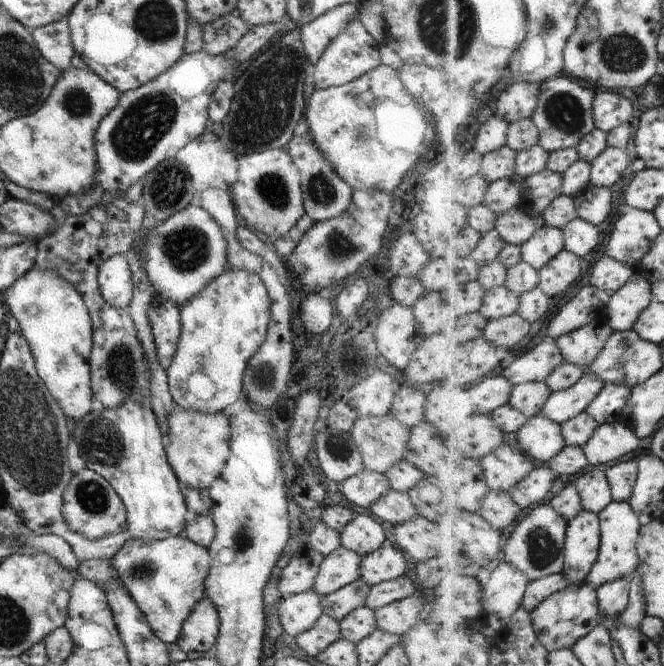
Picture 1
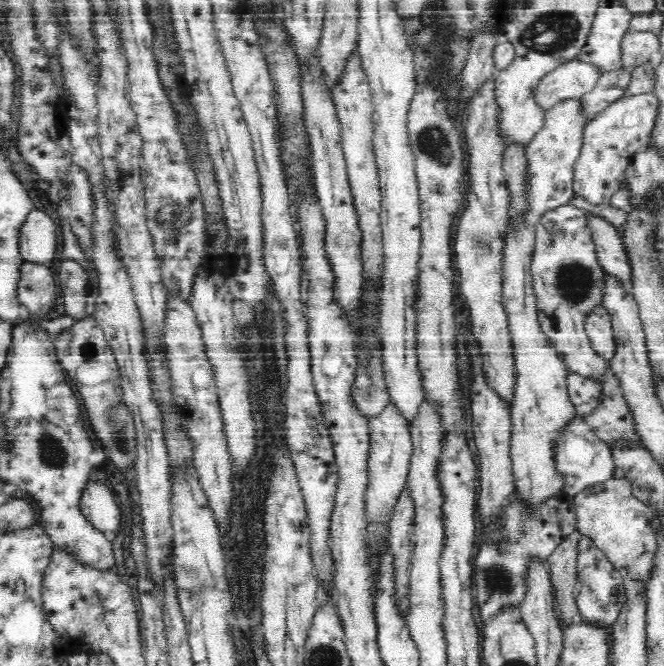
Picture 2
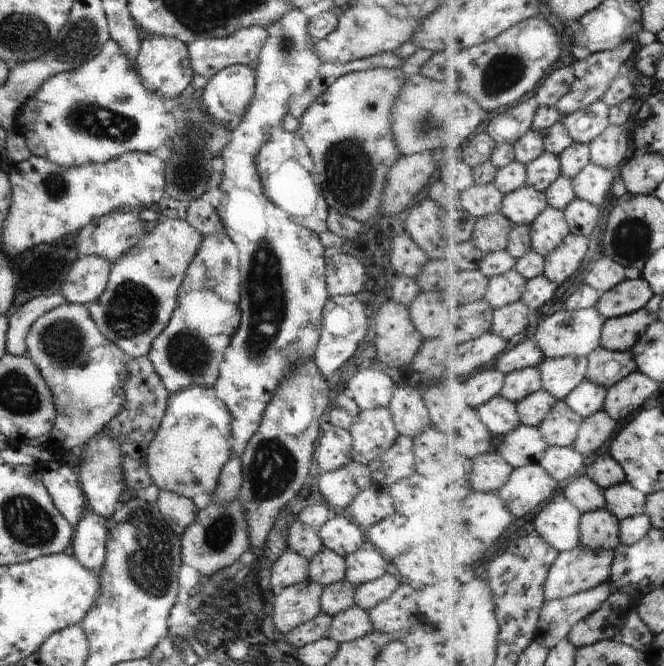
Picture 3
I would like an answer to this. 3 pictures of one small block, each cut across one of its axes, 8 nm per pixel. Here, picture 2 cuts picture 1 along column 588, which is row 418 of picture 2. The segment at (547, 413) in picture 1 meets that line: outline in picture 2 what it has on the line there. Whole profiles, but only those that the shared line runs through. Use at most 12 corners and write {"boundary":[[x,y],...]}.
{"boundary":[[389,400],[369,422],[369,541],[375,551],[403,492],[414,448]]}

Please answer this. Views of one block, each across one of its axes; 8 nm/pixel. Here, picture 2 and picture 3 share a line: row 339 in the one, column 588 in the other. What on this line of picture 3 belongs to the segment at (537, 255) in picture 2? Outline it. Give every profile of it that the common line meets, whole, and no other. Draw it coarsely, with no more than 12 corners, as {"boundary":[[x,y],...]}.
{"boundary":[[582,542],[562,552],[546,600],[610,582],[616,549]]}

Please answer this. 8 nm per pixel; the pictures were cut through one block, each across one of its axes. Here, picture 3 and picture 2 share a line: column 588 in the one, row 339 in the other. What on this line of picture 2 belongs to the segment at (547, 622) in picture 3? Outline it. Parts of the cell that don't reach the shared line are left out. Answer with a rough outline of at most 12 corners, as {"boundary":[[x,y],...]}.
{"boundary":[[599,306],[587,316],[592,347],[608,362],[618,352],[613,316]]}

